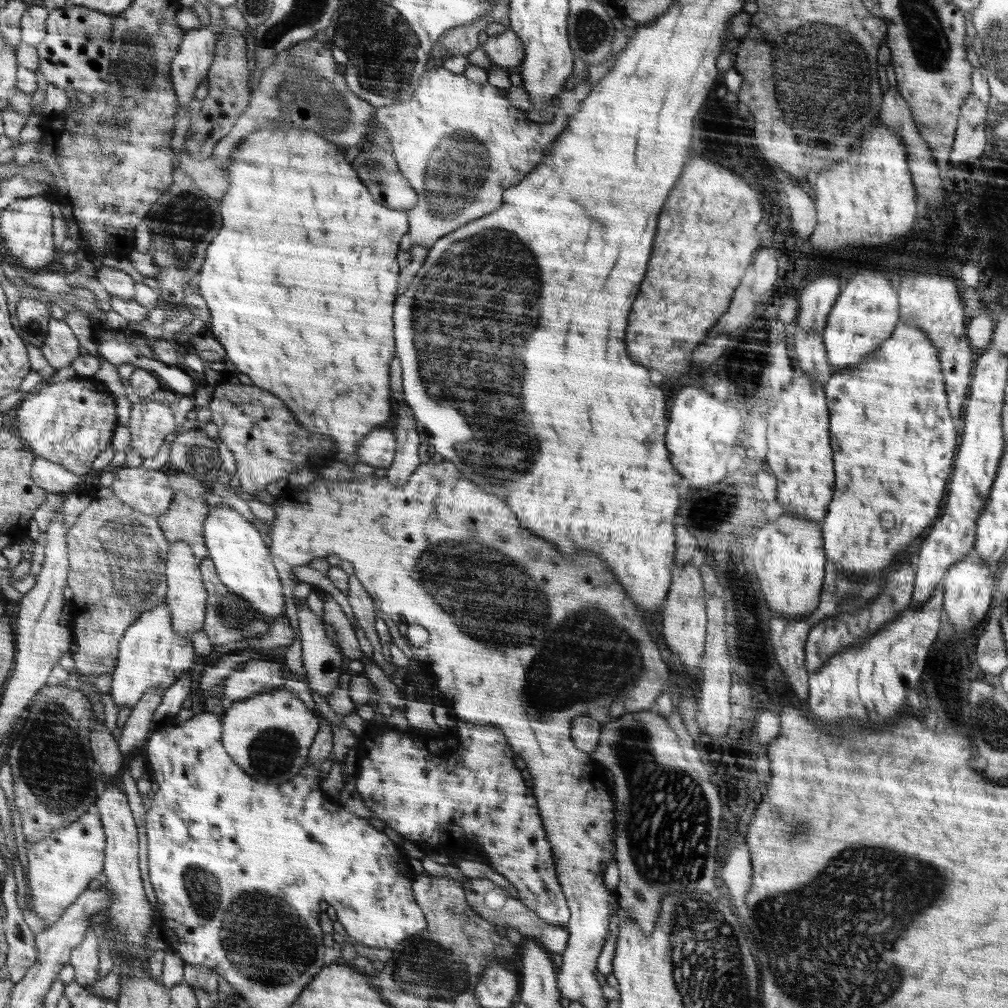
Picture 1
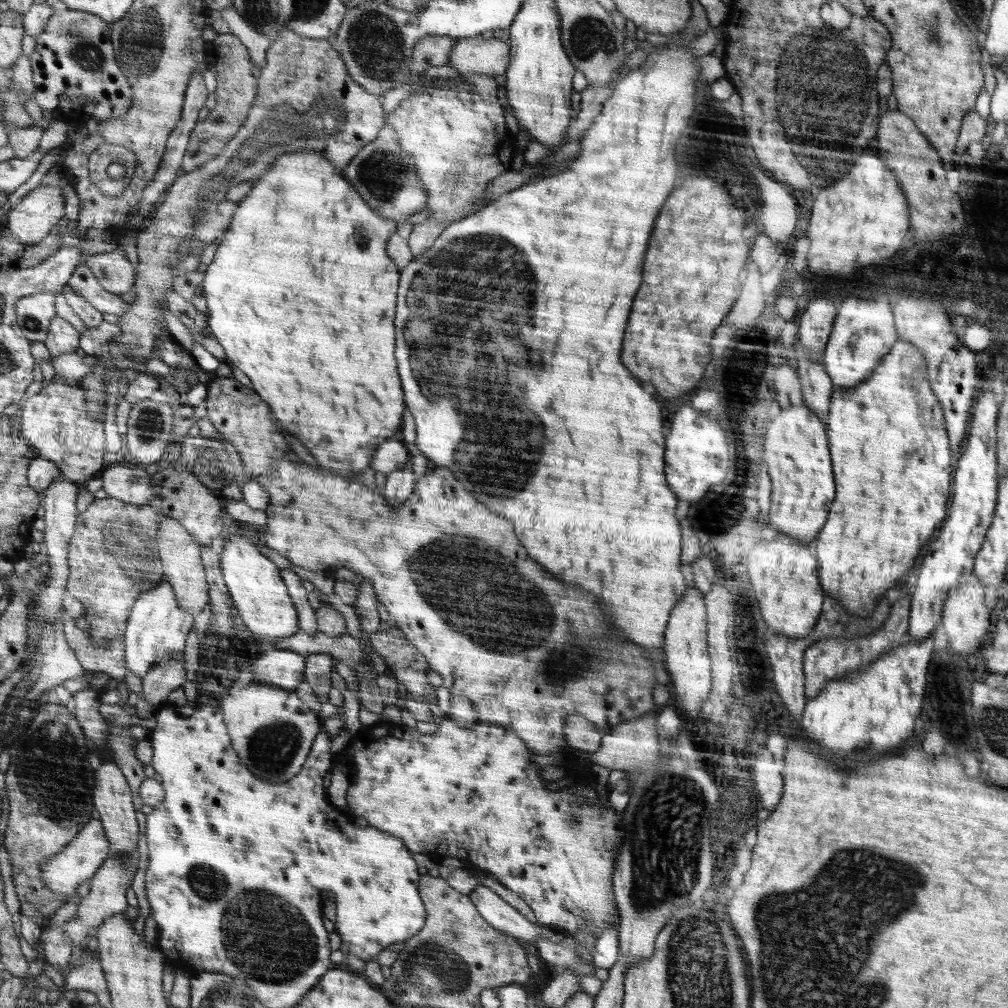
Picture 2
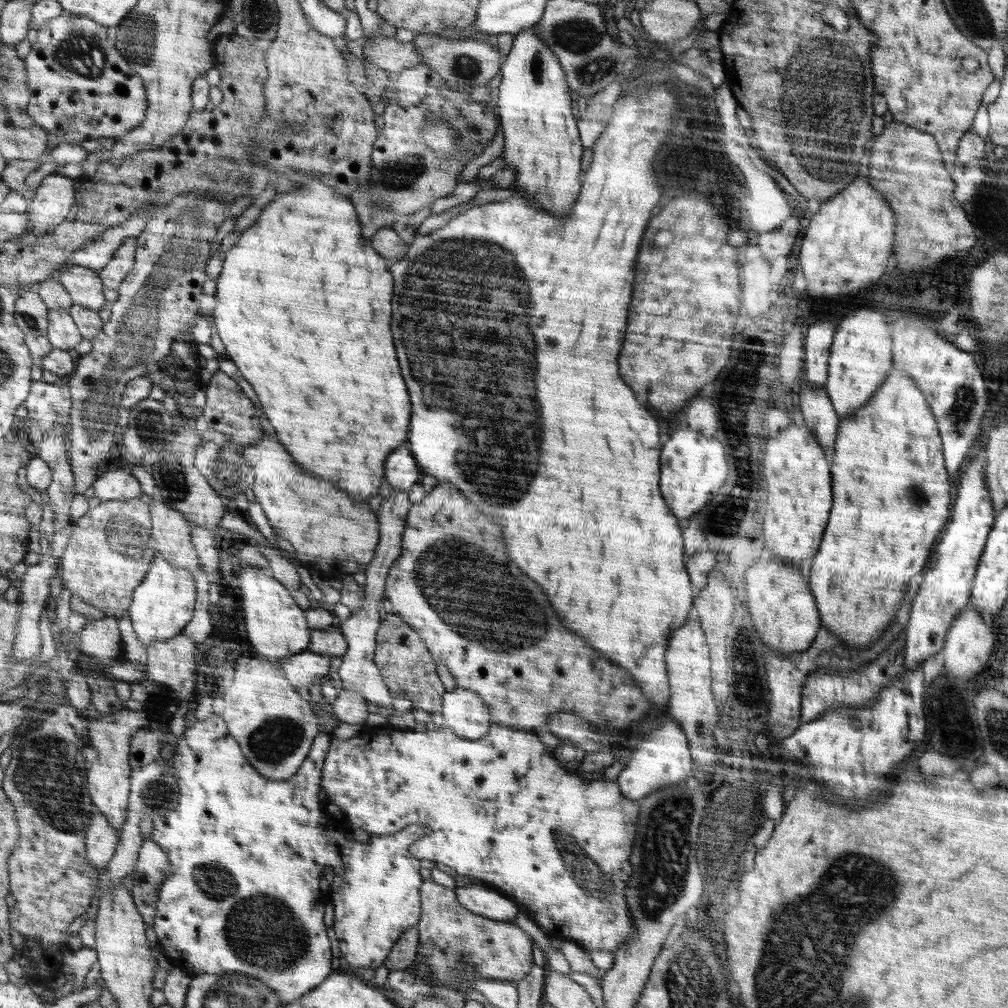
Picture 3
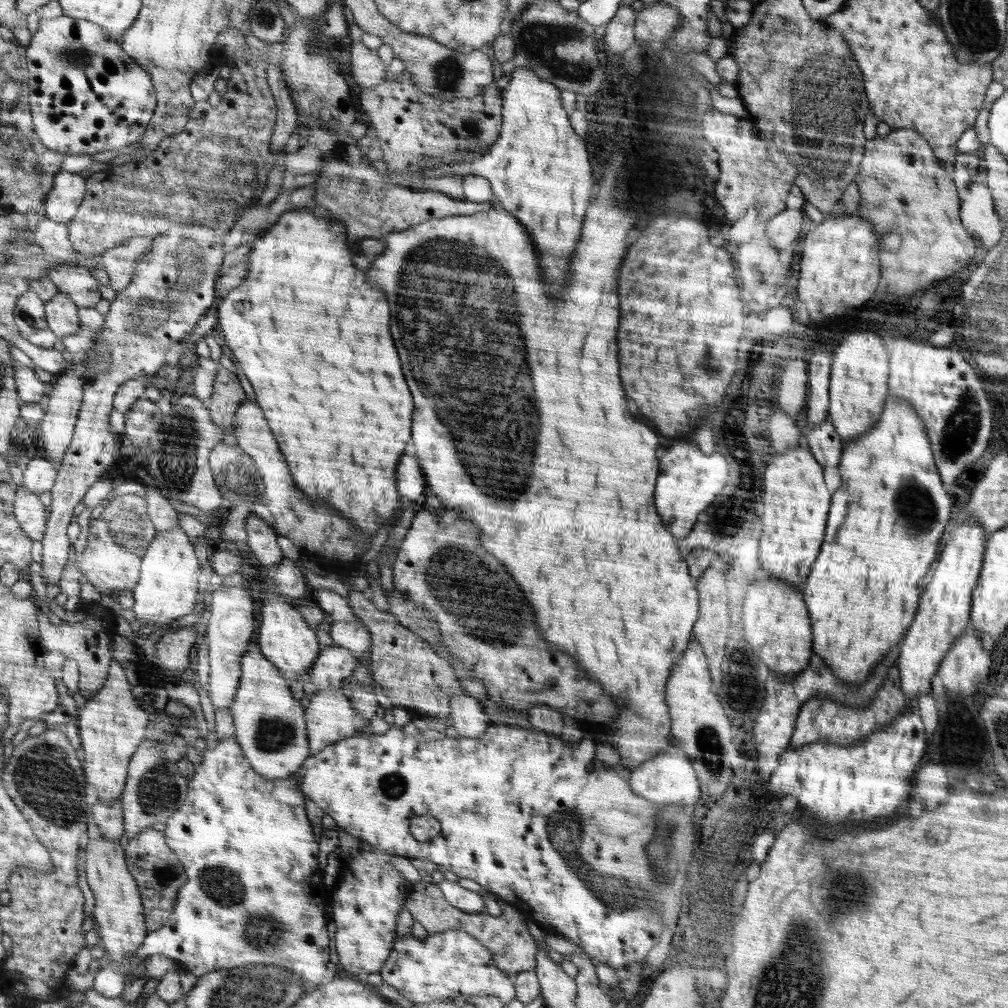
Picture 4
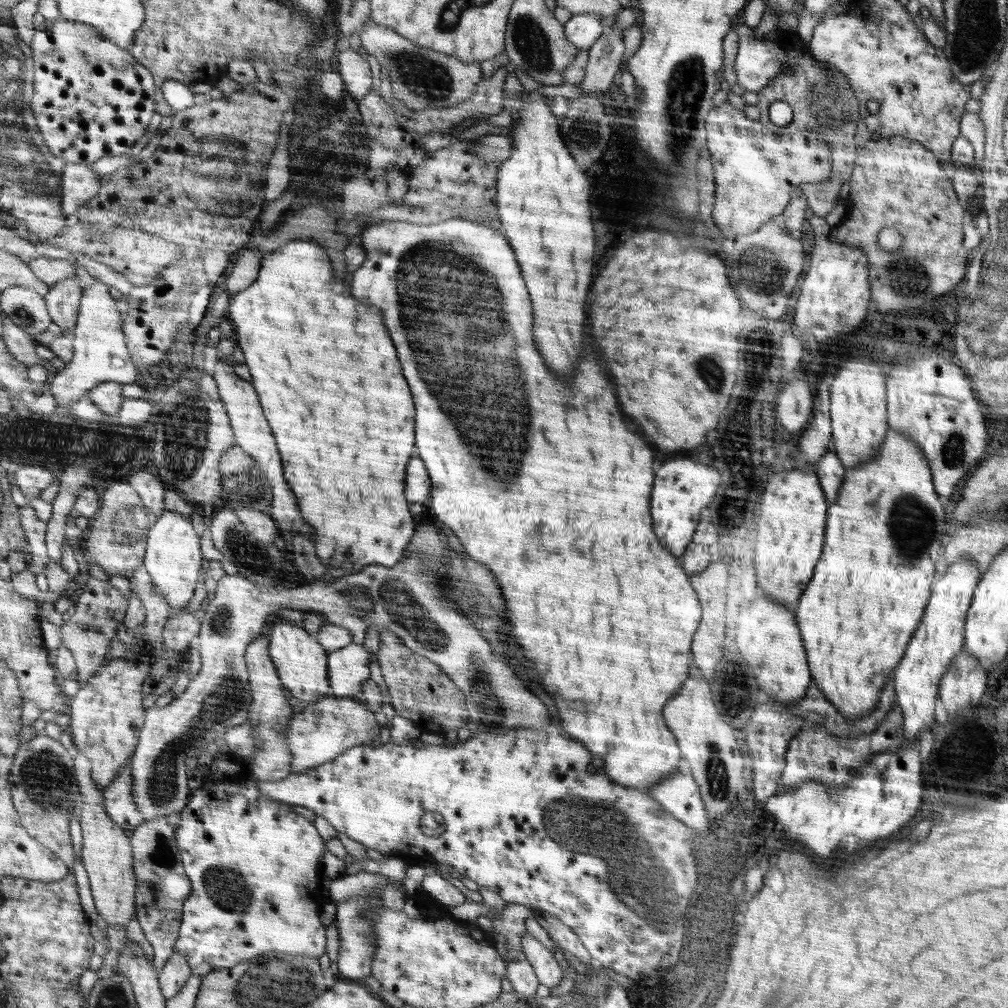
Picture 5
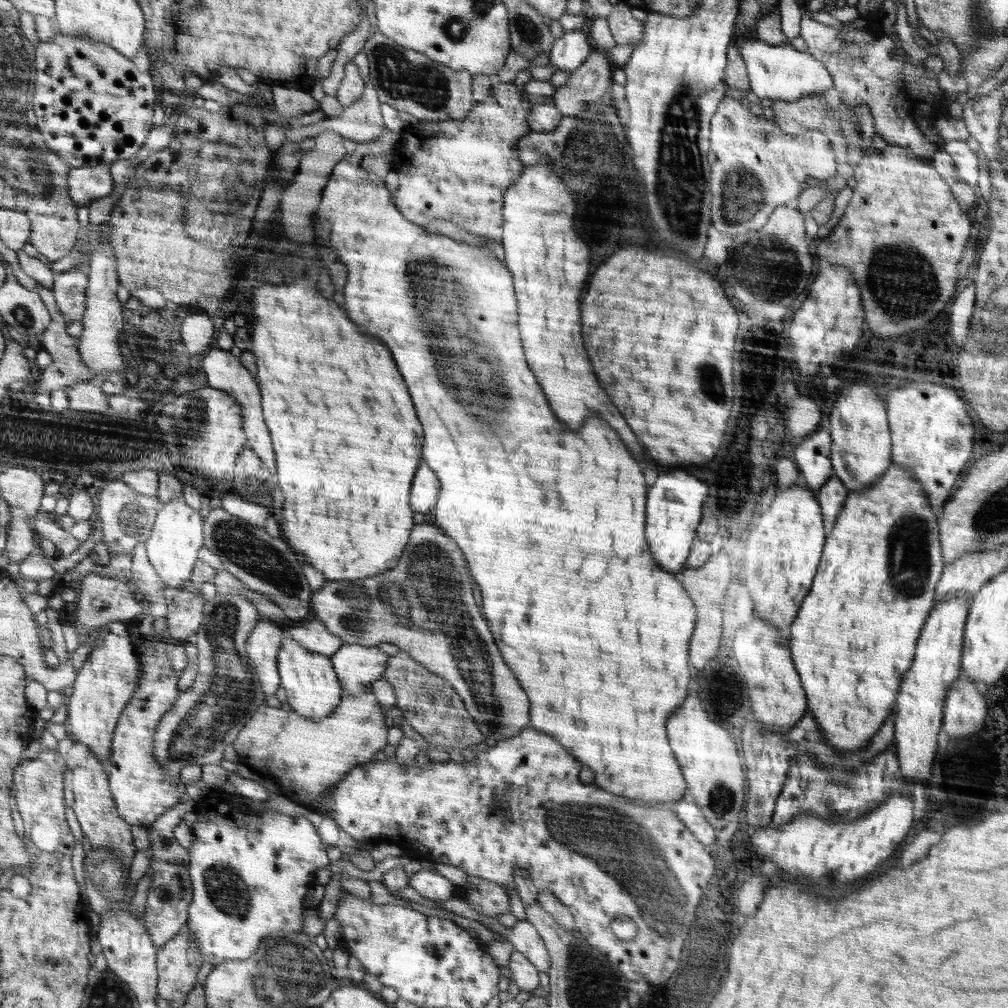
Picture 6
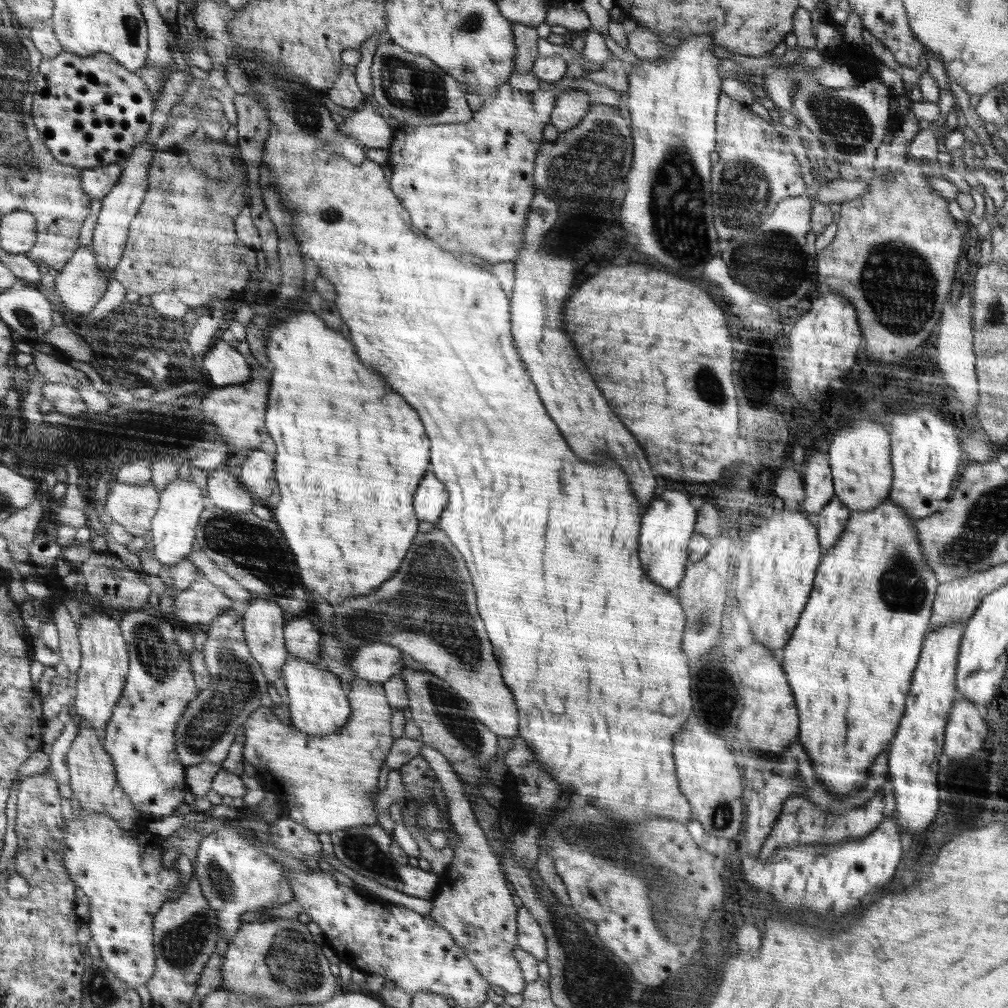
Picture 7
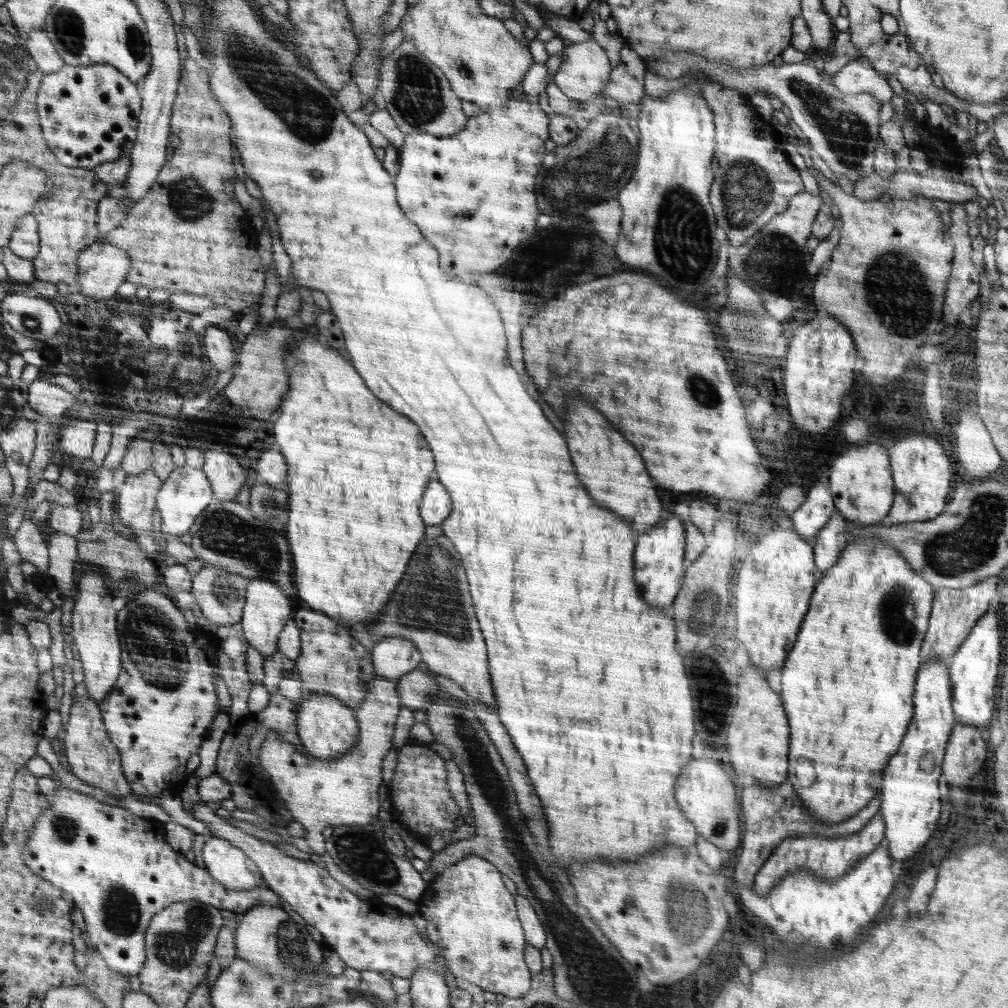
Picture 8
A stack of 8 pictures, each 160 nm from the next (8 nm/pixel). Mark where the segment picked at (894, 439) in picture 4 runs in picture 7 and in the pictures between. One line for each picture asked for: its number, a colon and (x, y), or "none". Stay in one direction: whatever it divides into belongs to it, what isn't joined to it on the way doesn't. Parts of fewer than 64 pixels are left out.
5: (873, 581)
6: (847, 661)
7: (873, 595)

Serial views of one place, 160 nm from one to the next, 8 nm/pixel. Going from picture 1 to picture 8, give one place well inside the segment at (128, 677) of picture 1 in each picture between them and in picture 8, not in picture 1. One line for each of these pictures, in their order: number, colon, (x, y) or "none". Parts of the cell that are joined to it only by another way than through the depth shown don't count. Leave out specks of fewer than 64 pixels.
2: (157, 630)
3: (163, 605)
4: (166, 590)
5: (173, 558)
6: (176, 537)
7: (181, 505)
8: (187, 491)

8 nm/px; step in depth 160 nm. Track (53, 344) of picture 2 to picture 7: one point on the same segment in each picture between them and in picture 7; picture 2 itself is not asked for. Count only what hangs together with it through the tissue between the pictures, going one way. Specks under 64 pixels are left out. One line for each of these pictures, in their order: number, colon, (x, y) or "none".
3: (62, 332)
4: (63, 319)
5: (63, 300)
6: (69, 287)
7: (80, 285)

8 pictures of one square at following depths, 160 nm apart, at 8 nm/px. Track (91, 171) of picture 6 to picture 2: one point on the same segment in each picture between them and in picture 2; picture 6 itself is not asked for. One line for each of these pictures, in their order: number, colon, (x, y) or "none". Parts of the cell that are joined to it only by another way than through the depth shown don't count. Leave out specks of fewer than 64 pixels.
2: (31, 221)
3: (54, 197)
4: (63, 202)
5: (80, 183)

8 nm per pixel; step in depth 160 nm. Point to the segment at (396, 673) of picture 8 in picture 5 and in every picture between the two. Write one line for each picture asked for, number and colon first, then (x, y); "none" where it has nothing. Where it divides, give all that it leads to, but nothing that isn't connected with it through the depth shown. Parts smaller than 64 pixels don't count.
5: (349, 667)
6: (357, 666)
7: (379, 662)

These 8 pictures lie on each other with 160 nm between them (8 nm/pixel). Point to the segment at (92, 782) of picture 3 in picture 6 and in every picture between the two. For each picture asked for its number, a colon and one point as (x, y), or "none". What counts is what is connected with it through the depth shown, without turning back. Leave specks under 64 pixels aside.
4: (111, 725)
5: (106, 716)
6: (106, 681)

